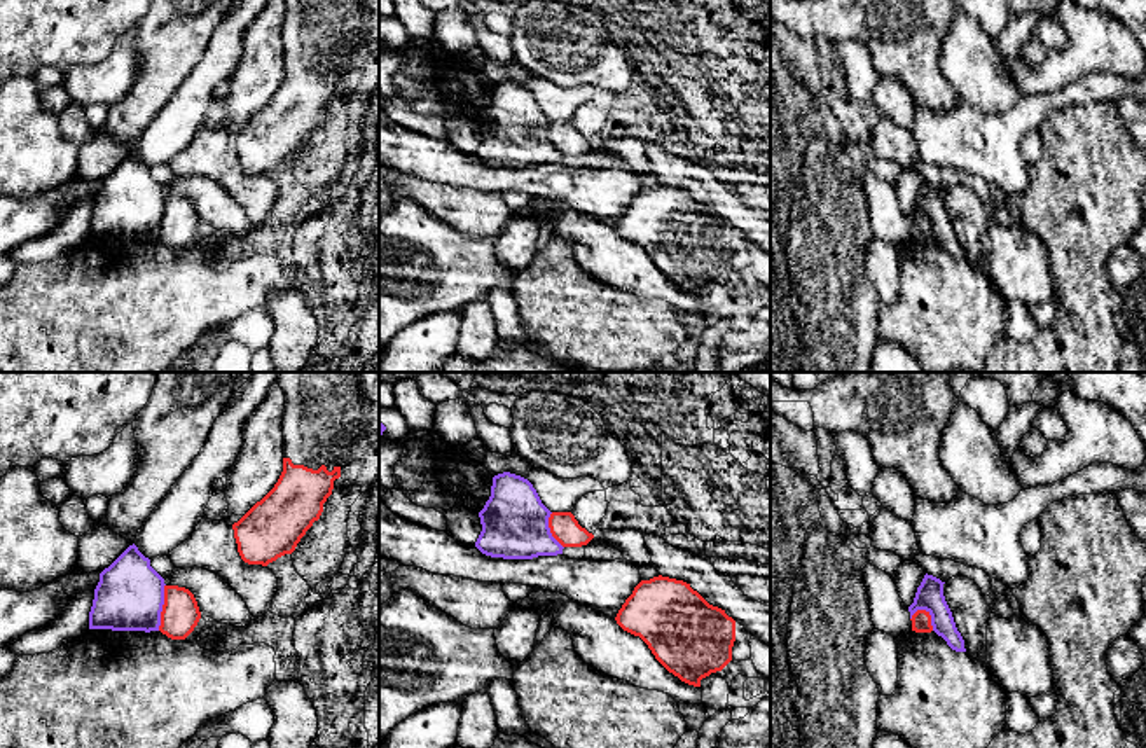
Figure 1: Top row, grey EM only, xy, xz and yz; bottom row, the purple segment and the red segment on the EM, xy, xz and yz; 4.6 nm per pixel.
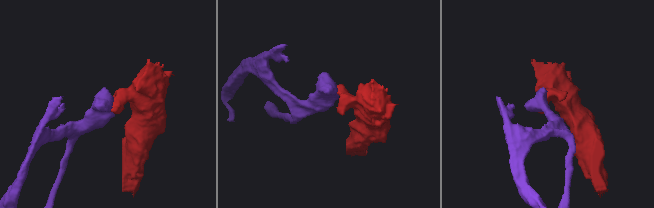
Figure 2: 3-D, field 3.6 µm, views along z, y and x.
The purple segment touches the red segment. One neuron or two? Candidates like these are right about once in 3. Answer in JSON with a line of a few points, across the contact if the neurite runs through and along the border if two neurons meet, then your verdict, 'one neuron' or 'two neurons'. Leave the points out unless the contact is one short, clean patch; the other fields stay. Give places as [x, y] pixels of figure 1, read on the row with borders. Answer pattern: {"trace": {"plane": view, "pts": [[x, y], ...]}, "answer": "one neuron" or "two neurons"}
{"trace": {"plane": "xy", "pts": [[165, 584], [165, 603], [158, 630]]}, "answer": "two neurons"}

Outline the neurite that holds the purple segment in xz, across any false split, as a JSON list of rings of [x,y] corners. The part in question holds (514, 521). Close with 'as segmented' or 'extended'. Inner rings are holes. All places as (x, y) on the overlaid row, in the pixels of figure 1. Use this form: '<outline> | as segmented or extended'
[[[498,474],[493,477],[491,496],[479,512],[482,531],[475,547],[503,559],[563,554],[564,547],[549,528],[550,514],[528,479]]] | as segmented

